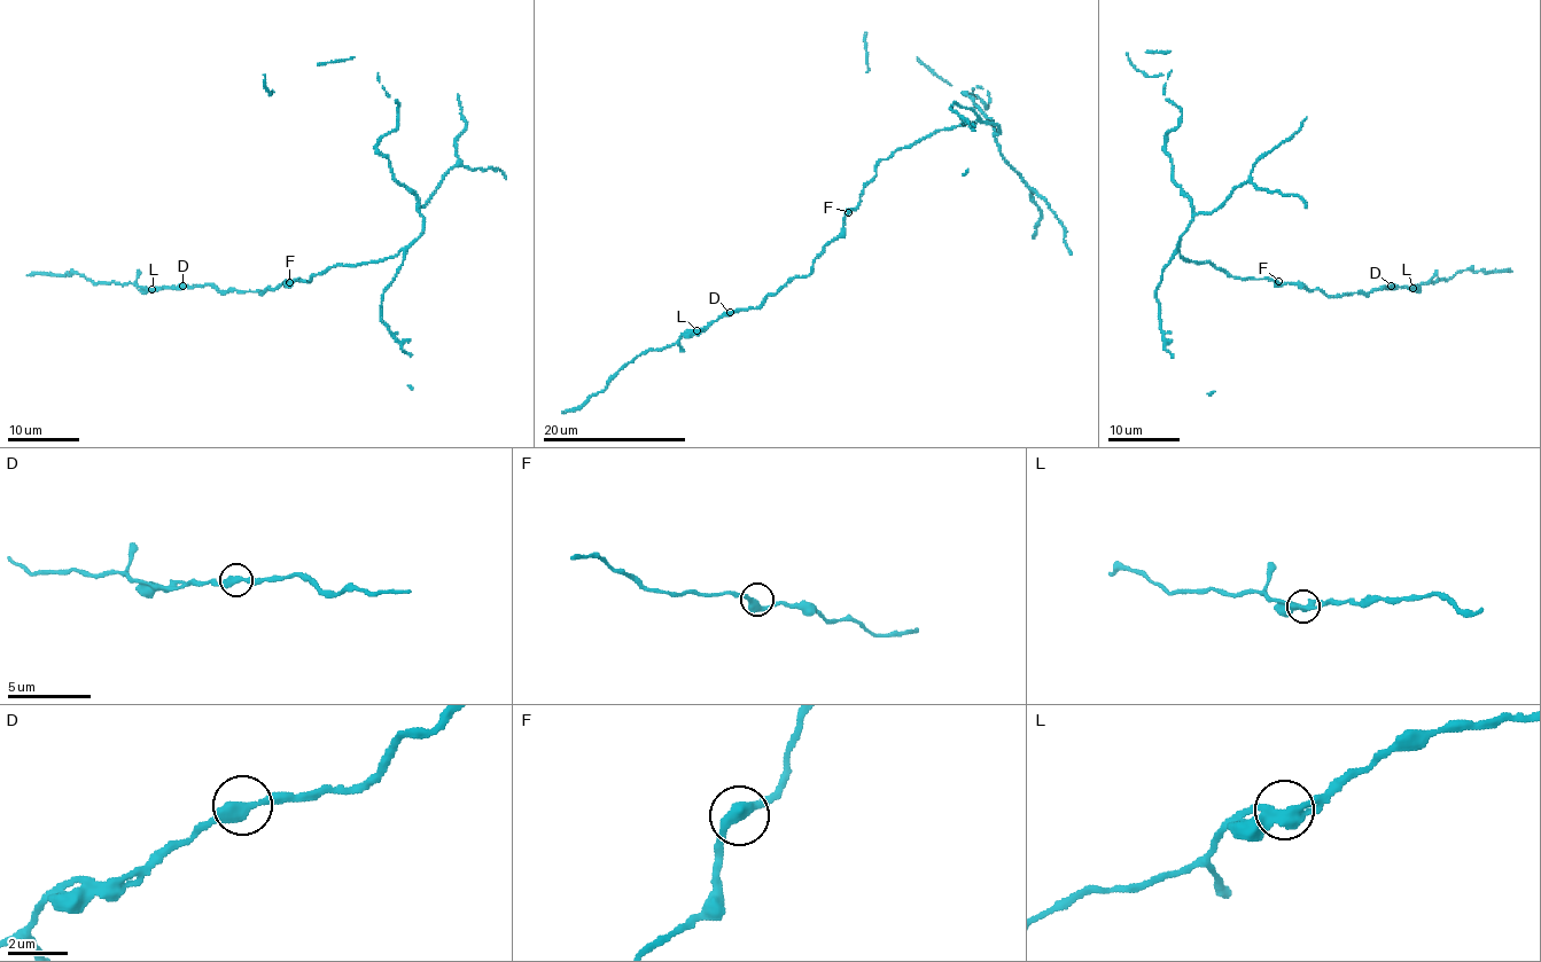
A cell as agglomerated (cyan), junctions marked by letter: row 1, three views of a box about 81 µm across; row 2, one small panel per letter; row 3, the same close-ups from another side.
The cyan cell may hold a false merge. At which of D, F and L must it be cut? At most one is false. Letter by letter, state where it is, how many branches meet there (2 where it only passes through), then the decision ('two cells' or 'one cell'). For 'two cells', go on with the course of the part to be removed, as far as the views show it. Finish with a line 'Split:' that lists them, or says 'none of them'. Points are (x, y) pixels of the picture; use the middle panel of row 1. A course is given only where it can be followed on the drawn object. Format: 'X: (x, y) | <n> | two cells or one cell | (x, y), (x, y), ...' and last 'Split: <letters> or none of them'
D: (730, 312) | 2 | one cell
F: (848, 212) | 2 | one cell
L: (697, 330) | 2 | one cell
Split: none of them

